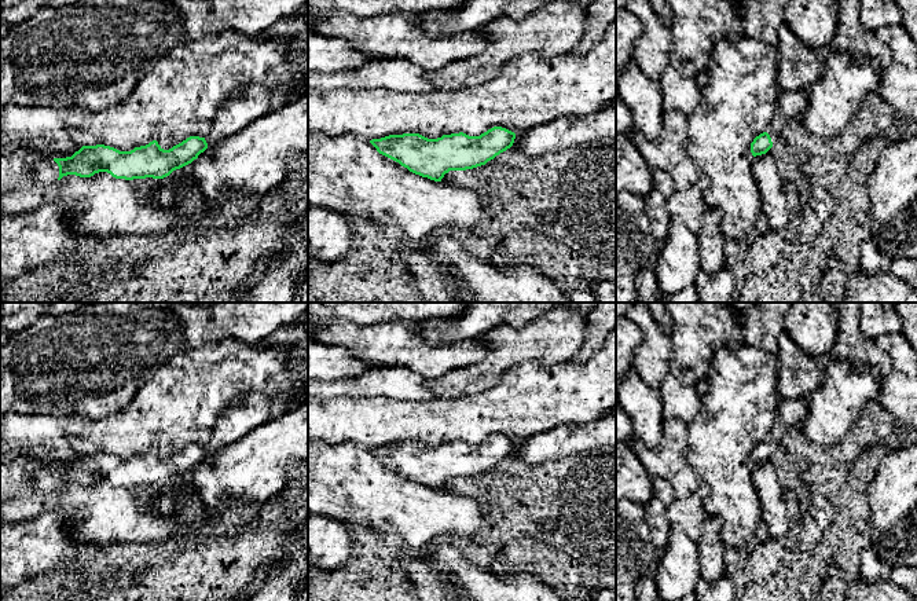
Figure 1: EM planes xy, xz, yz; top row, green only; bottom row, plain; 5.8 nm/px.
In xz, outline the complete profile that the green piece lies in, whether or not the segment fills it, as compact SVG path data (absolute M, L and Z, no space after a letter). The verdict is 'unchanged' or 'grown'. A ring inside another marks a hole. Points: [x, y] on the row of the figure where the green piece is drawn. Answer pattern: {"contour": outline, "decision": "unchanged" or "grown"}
{"contour": "M494 127L480 136L463 132L428 139L419 133L389 135L373 139L377 151L407 168L410 172L441 182L450 171L466 171L494 160L510 149L516 133Z", "decision": "unchanged"}

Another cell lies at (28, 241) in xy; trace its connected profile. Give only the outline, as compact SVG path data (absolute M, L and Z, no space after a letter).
M56 205L0 217L0 281L41 267L85 263L93 259L100 239L74 234L63 209Z

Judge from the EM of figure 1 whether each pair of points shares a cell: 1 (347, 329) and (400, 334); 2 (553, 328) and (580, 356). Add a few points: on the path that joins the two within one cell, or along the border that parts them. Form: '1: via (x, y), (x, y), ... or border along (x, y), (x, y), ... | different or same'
1: via (360, 334), (387, 334) | same
2: border along (589, 322), (582, 347), (567, 361) | different

